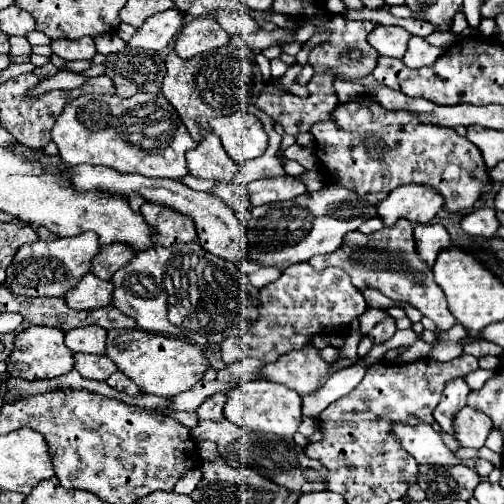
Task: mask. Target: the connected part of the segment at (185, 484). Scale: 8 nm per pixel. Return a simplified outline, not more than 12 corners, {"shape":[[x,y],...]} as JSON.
{"shape":[[199,470],[189,472],[175,484],[173,492],[191,494],[201,480]]}

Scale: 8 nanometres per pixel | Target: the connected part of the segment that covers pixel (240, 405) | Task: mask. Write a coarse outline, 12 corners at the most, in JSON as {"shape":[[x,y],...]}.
{"shape":[[253,380],[227,394],[223,412],[243,430],[291,438],[301,396]]}

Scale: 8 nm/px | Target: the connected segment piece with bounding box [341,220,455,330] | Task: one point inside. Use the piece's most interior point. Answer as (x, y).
(410, 280)

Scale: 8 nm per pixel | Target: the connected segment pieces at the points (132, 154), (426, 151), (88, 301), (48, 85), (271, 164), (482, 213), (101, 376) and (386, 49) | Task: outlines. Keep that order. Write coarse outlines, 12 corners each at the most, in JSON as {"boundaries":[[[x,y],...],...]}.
{"boundaries":[[[163,94],[79,96],[65,164],[181,180],[197,142]],[[367,96],[311,128],[333,184],[379,204],[437,188],[449,212],[485,182],[479,150]],[[89,272],[65,300],[75,310],[111,306],[111,282]],[[59,70],[43,78],[31,94],[73,90],[87,78],[81,72]],[[255,105],[248,112],[261,120],[269,138],[263,156],[240,167],[233,181],[248,184],[259,178],[284,176],[276,156],[282,136]],[[483,206],[465,214],[461,230],[471,236],[497,236],[495,210]],[[75,354],[75,370],[107,380],[117,366],[105,354]],[[375,26],[367,42],[403,58],[411,34],[401,26]]]}

